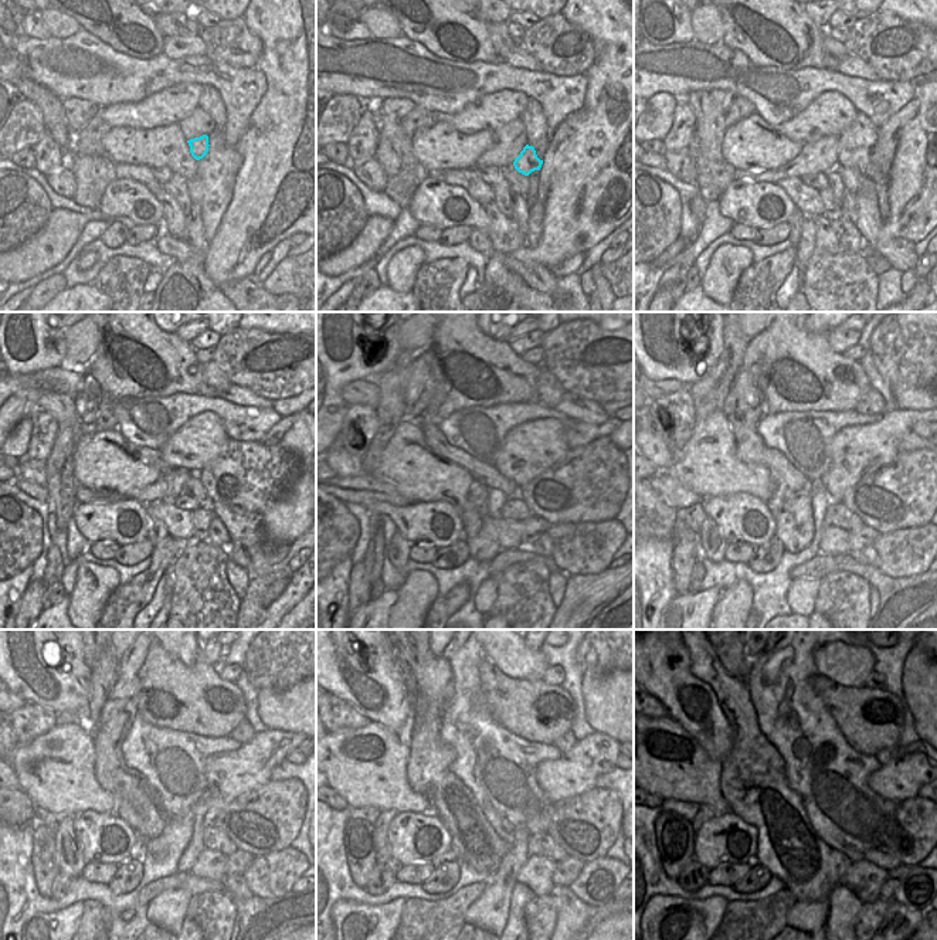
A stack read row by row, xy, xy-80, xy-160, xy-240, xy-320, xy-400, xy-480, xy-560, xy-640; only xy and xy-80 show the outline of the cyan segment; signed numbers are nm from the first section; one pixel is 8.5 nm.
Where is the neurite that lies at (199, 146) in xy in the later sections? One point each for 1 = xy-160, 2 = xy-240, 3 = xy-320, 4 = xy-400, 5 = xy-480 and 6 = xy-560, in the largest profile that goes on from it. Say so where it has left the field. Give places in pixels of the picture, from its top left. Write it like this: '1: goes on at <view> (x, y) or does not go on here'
1: goes on at xy-160 (851, 177)
2: goes on at xy-240 (238, 522)
3: goes on at xy-320 (583, 549)
4: goes on at xy-400 (907, 552)
5: goes on at xy-480 (272, 875)
6: goes on at xy-560 (597, 883)

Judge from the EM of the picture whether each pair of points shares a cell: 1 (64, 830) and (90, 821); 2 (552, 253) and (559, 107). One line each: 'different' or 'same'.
1: different
2: different

